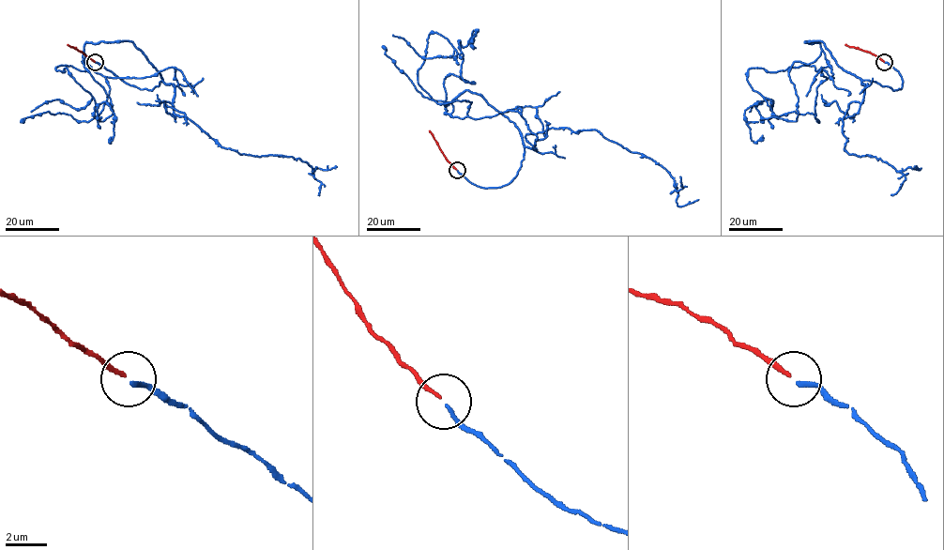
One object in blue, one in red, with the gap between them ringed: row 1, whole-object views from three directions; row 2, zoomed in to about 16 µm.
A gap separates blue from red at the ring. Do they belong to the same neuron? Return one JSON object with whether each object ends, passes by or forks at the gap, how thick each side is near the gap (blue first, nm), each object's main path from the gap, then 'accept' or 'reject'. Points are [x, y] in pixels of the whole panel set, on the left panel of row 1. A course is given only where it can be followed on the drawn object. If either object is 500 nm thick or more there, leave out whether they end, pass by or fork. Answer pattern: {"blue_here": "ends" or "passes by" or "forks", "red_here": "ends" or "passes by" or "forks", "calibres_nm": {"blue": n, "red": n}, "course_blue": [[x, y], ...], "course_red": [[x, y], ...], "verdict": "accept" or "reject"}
{"blue_here": "ends", "red_here": "ends", "calibres_nm": {"blue": 200, "red": 170}, "course_blue": [[95, 62], [141, 89], [162, 80], [132, 42], [86, 42], [92, 68], [56, 69], [90, 100], [31, 112]], "course_red": [[94, 62], [68, 44]], "verdict": "accept"}

